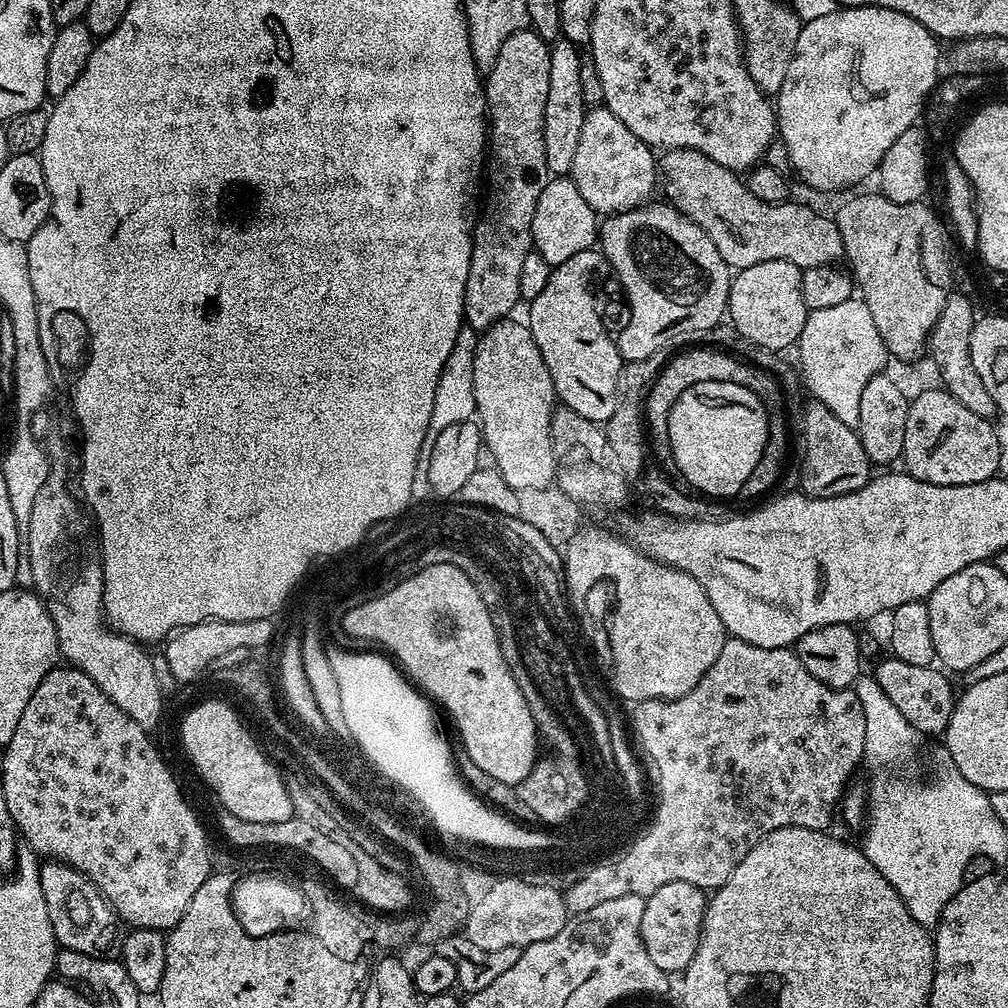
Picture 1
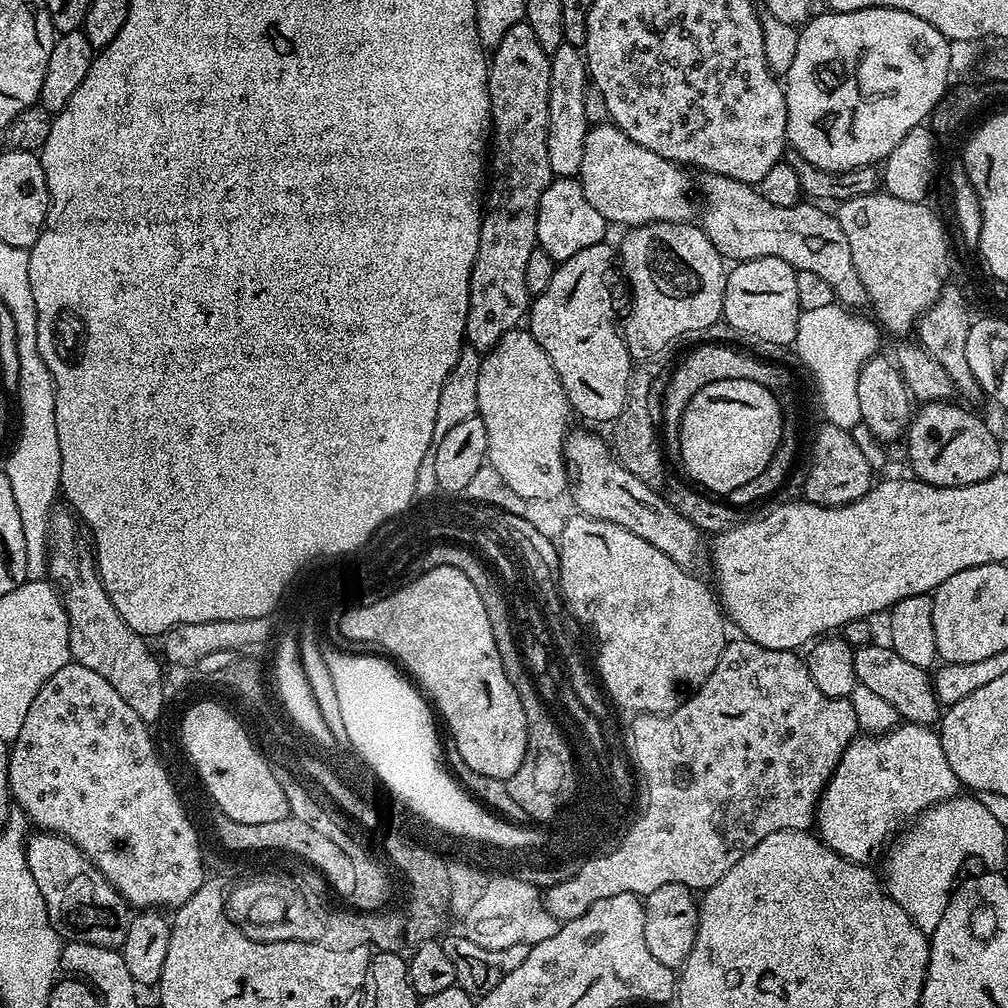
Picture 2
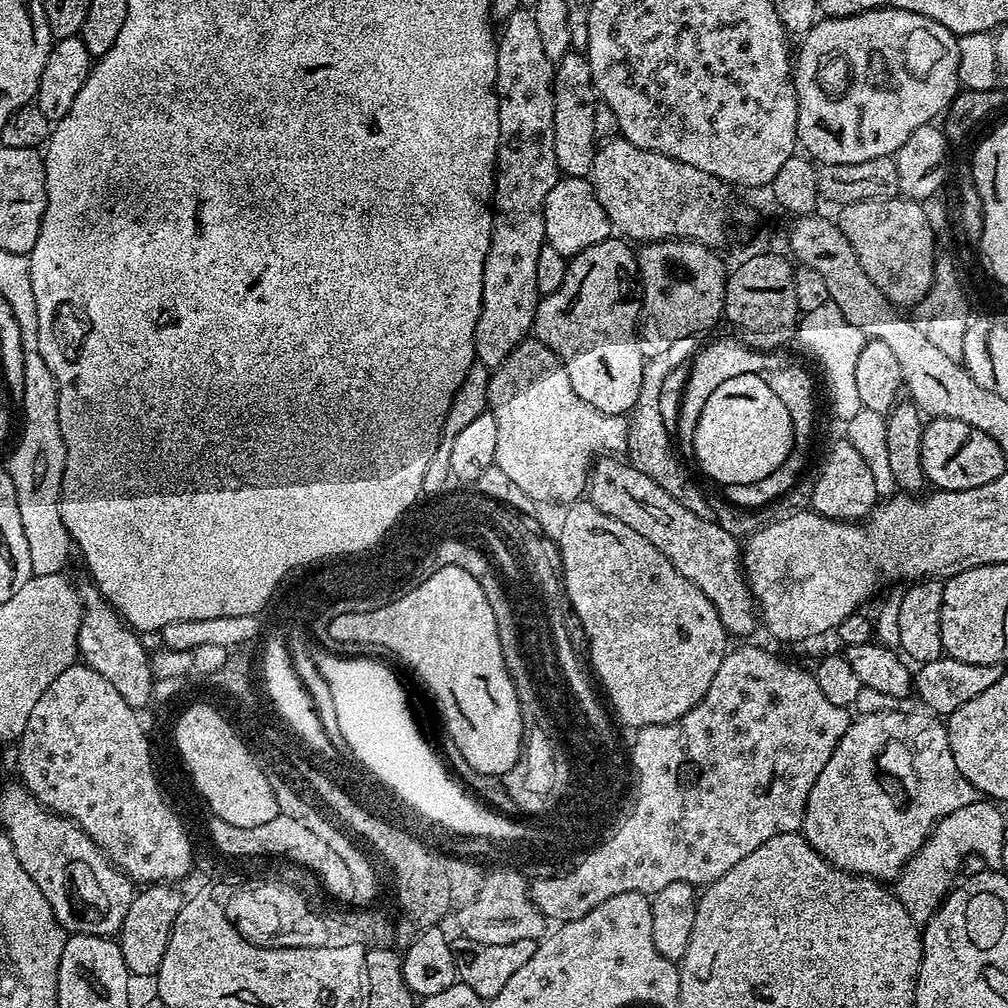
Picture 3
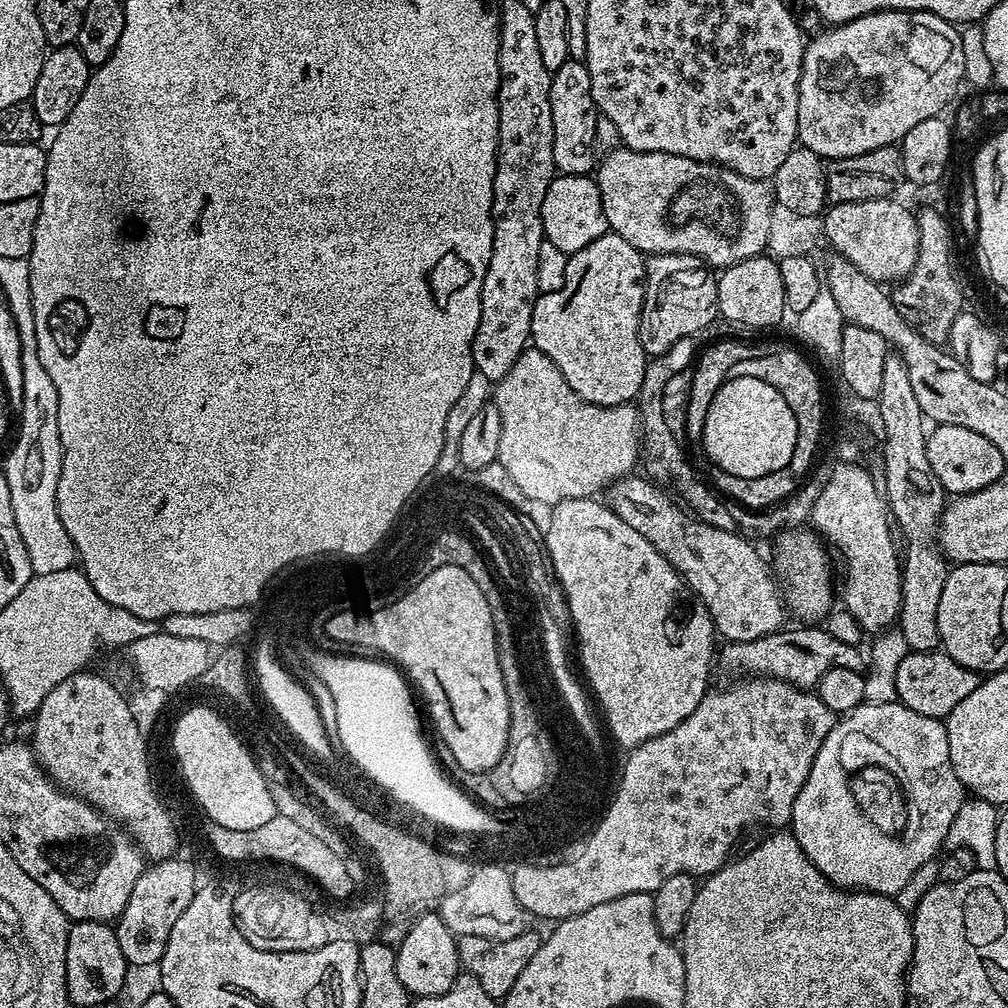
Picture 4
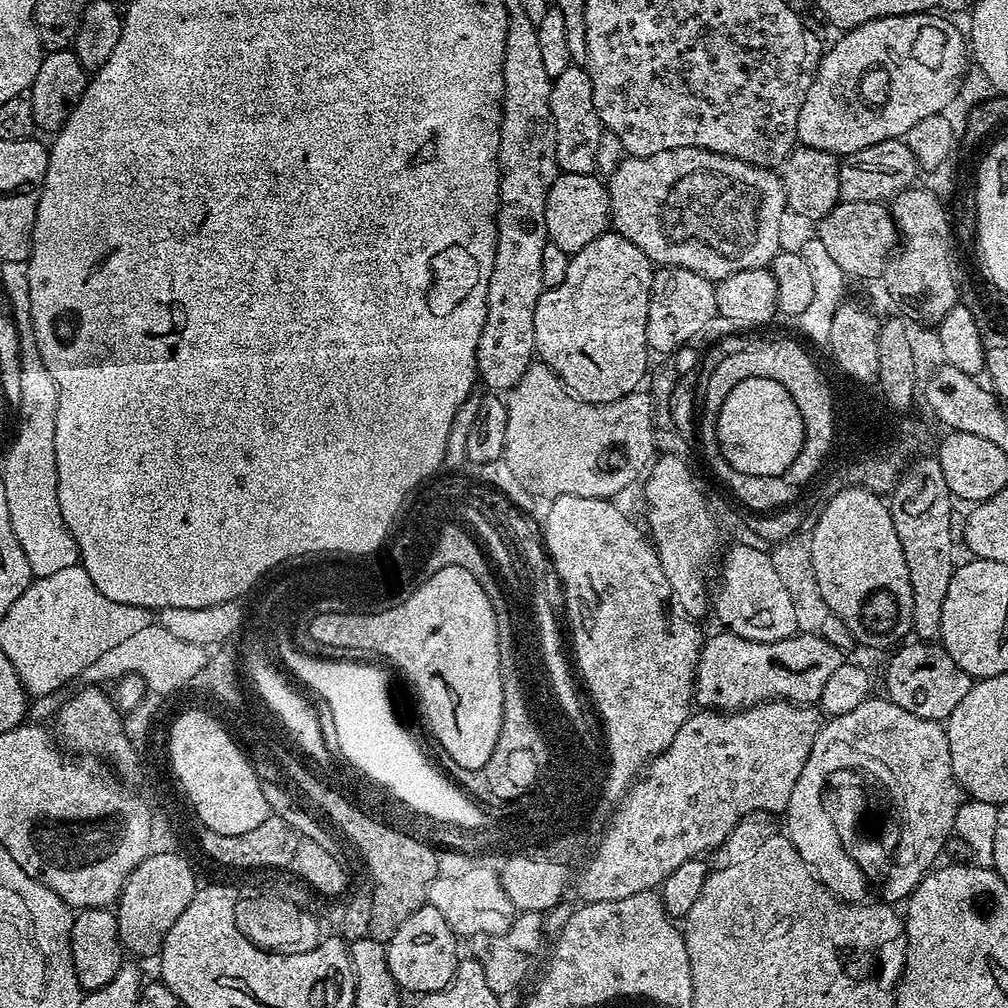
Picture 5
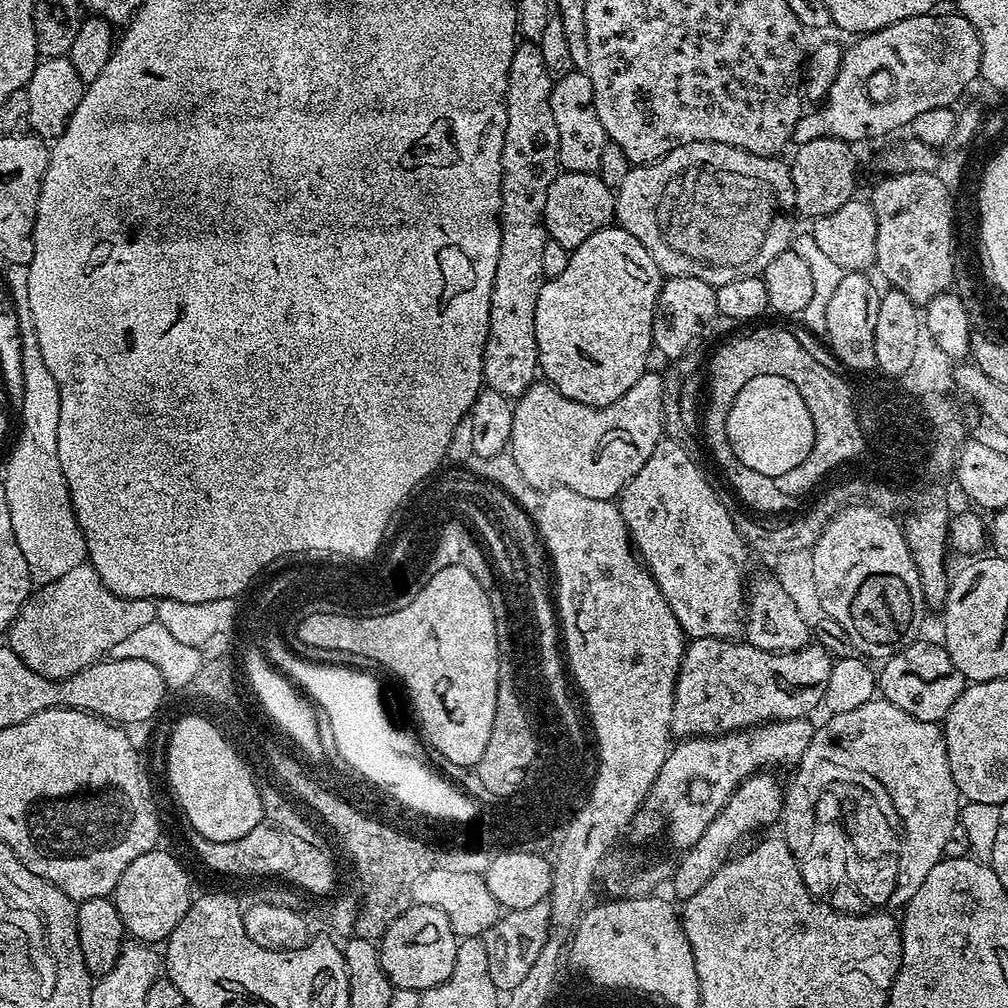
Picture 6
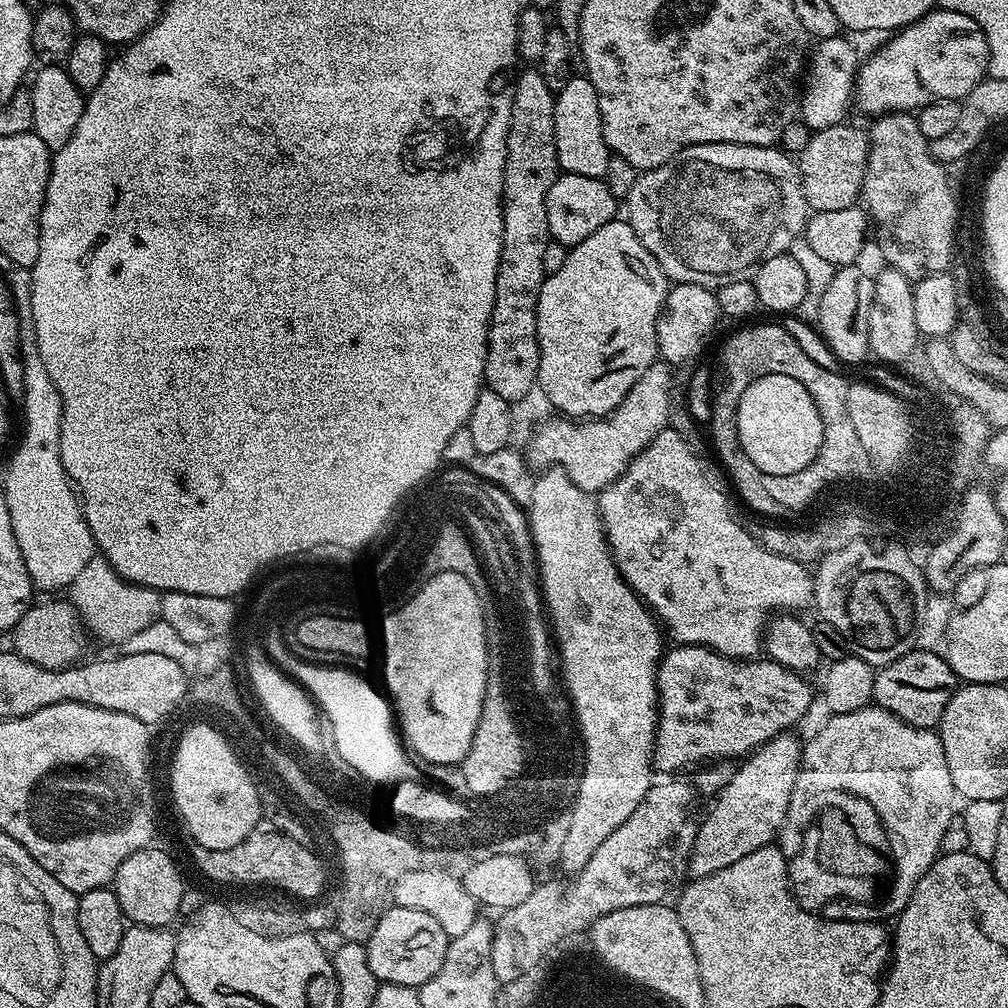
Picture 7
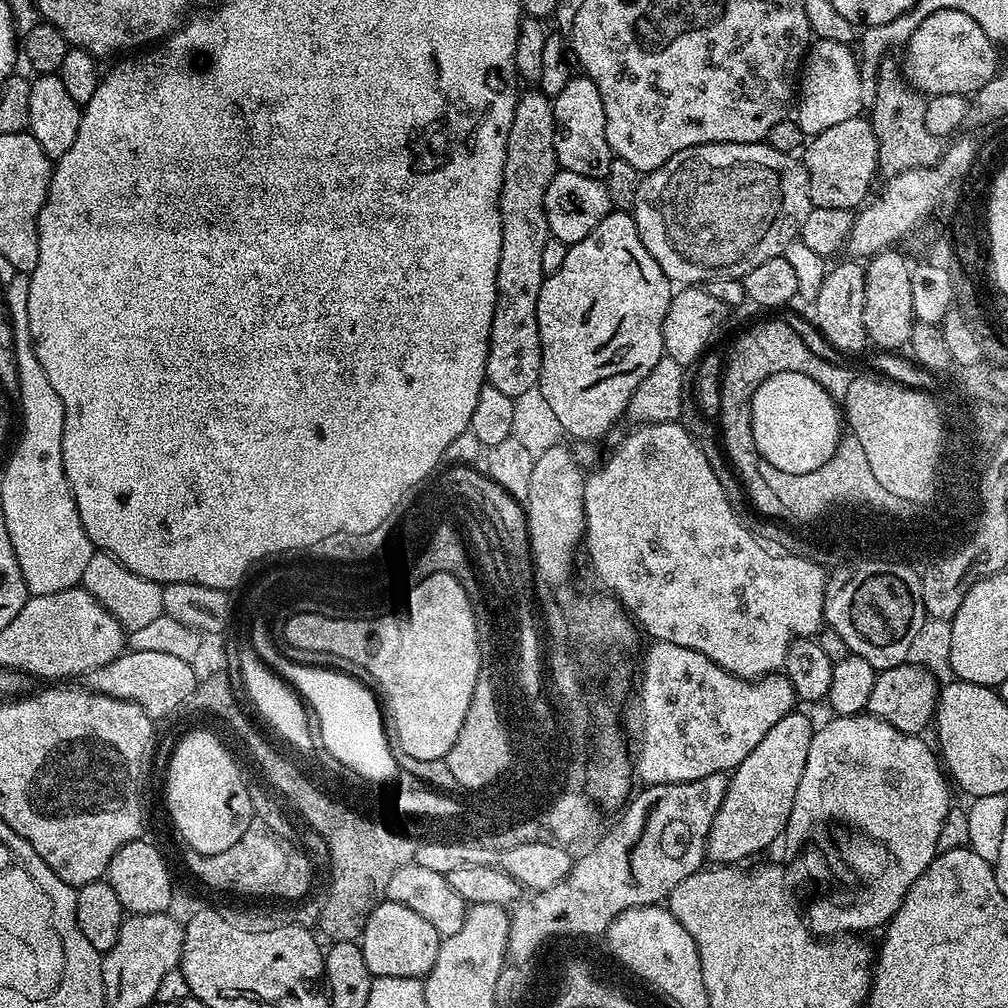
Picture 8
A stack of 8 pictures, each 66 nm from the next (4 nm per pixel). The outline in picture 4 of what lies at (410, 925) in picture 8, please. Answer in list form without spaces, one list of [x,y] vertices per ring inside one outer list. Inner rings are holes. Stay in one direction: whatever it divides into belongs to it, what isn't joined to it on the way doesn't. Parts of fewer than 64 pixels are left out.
[[[435,914],[414,921],[405,940],[396,948],[398,978],[409,994],[413,997],[446,994],[446,990],[454,986],[456,977],[462,972],[456,941],[457,937],[450,935],[445,923]]]

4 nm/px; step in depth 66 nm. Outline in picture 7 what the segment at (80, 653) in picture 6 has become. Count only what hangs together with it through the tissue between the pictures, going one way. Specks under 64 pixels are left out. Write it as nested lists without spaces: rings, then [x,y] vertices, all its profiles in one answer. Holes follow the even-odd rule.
[[[94,554],[90,562],[86,562],[82,574],[78,574],[72,587],[67,589],[66,596],[84,621],[85,629],[94,632],[104,642],[122,643],[160,620],[161,593],[122,579],[99,554]]]

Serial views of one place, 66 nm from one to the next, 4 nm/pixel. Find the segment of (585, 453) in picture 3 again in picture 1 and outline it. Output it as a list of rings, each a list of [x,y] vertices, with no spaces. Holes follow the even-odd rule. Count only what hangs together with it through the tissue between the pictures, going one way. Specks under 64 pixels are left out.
[[[516,318],[499,320],[477,339],[474,354],[474,402],[480,431],[484,433],[484,448],[487,455],[488,452],[492,455],[491,463],[505,482],[519,494],[540,494],[551,489],[556,479],[556,463],[554,446],[550,442],[550,422],[553,410],[558,407],[558,397],[550,378],[550,370],[546,370],[546,362],[542,362],[538,342],[534,342],[534,334],[527,323],[520,321],[519,324]]]

